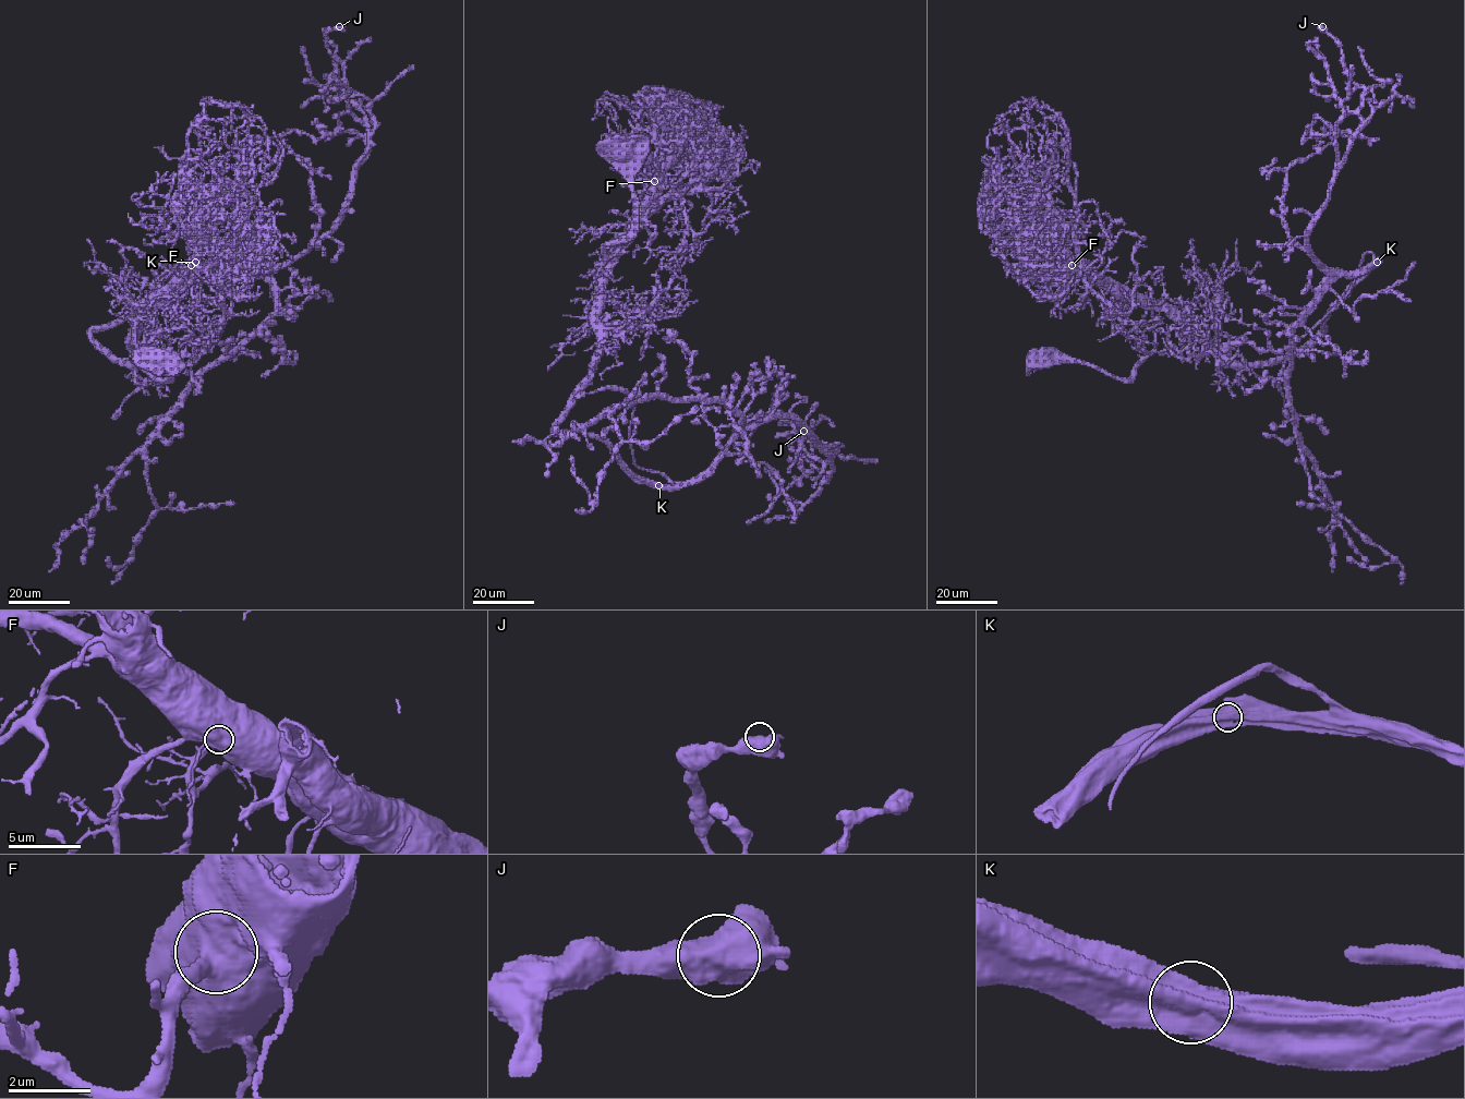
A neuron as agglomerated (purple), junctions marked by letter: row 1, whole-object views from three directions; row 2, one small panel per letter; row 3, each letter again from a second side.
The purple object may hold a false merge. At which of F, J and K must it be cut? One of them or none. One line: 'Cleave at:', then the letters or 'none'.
Cleave at: none

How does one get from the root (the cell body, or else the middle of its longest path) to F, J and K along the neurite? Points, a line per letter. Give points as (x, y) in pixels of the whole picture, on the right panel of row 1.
F: (1137, 298), (1116, 281), (1072, 265)
J: (1137, 298), (1225, 360), (1278, 362), (1378, 264), (1331, 273), (1310, 253), (1363, 127), (1364, 88), (1322, 26)
K: (1137, 298), (1177, 315), (1225, 360), (1278, 362), (1295, 354), (1322, 330), (1327, 313), (1376, 262)

